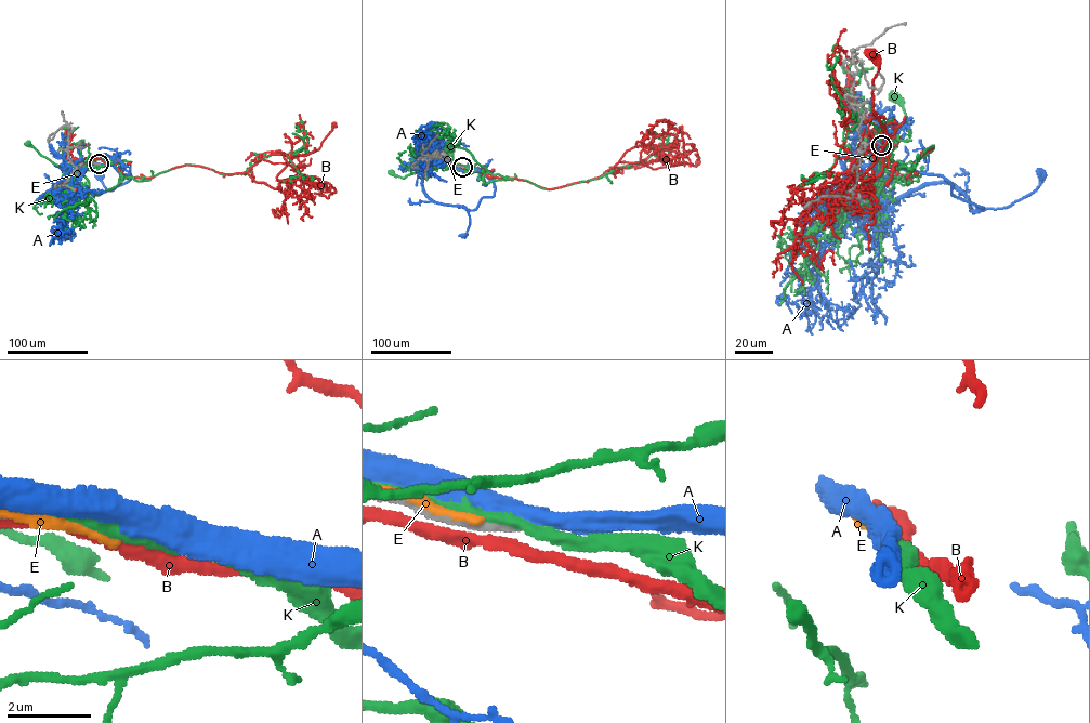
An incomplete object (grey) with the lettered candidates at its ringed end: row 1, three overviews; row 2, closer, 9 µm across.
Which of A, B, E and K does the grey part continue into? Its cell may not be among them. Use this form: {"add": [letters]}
{"add": []}

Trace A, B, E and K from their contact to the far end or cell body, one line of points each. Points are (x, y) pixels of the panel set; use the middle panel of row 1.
A: (463, 167), (480, 170), (495, 187), (493, 196), (483, 197), (475, 209), (467, 209), (470, 224), (464, 236)
B: (461, 167), (550, 188), (600, 176), (628, 149), (642, 145), (640, 159), (653, 169), (697, 161)
E: (461, 167), (440, 156), (428, 165), (417, 166), (424, 169)
K: (461, 167), (488, 172), (465, 149), (455, 145), (450, 150), (451, 161), (446, 167), (404, 178), (392, 171)

